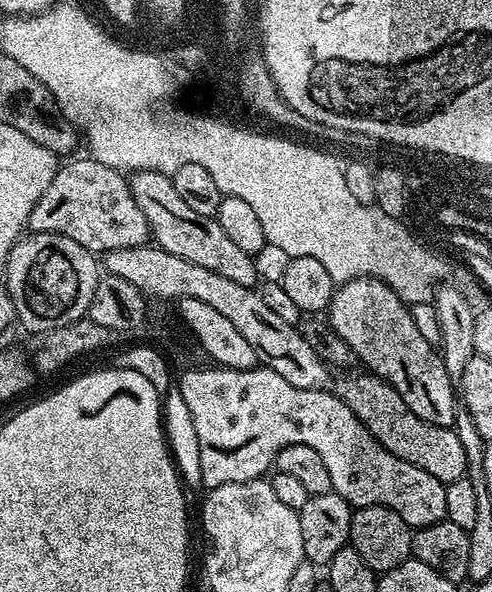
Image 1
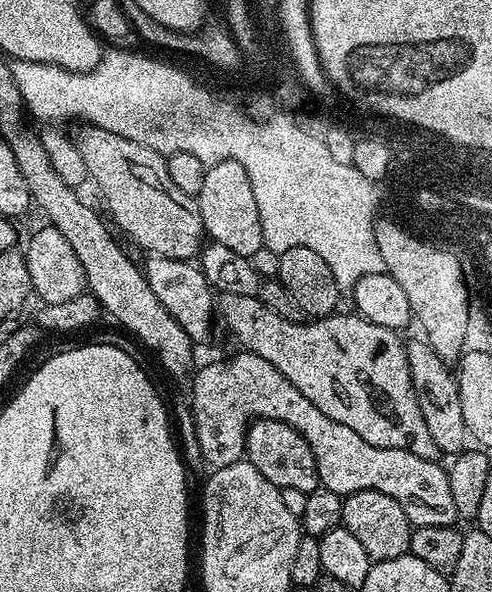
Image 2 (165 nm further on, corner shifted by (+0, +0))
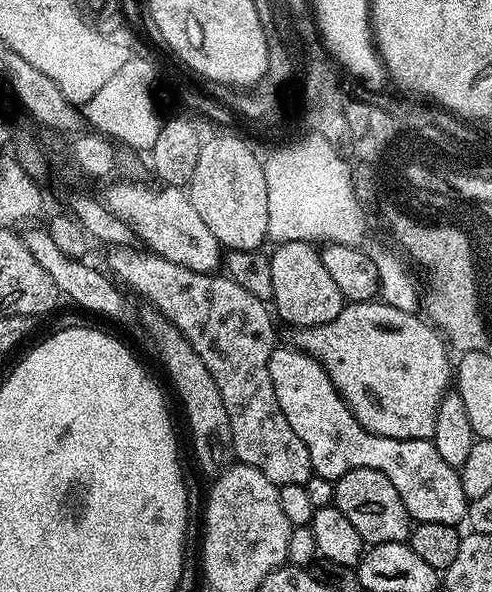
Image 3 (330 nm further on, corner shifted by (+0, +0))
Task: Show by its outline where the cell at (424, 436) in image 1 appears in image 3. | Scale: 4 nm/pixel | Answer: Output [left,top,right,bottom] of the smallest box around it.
[291,303,454,440]

